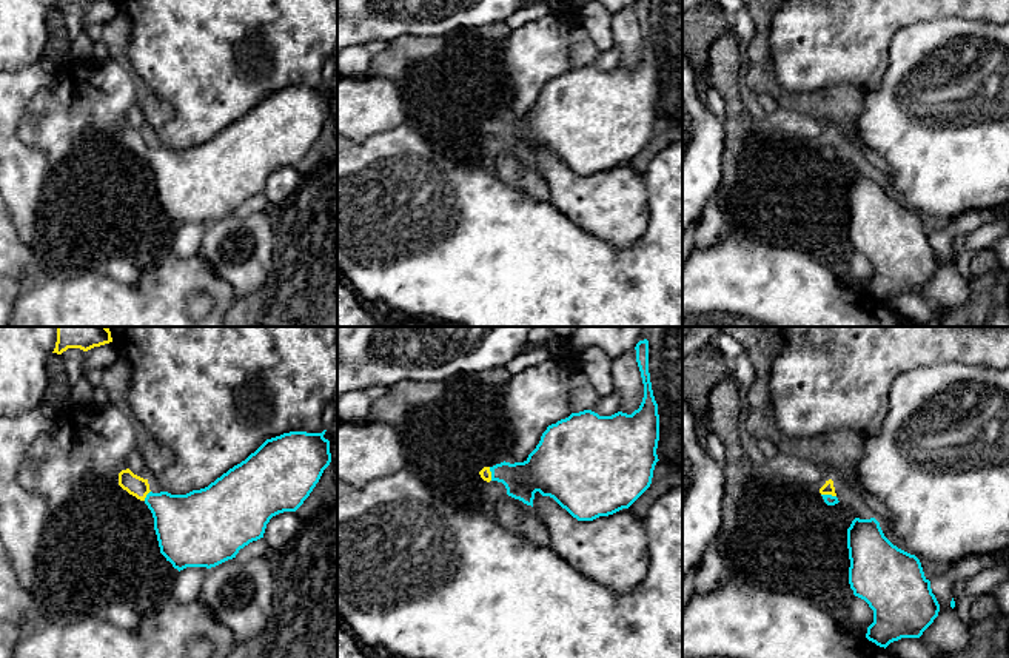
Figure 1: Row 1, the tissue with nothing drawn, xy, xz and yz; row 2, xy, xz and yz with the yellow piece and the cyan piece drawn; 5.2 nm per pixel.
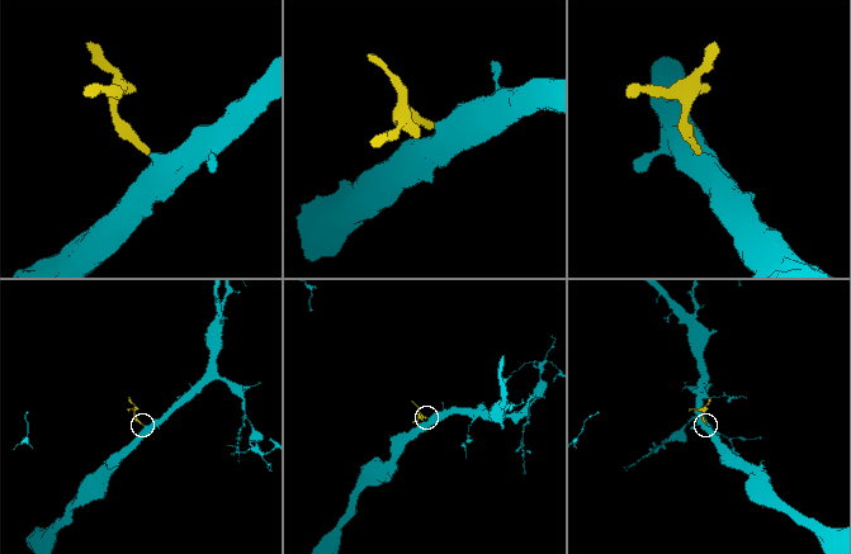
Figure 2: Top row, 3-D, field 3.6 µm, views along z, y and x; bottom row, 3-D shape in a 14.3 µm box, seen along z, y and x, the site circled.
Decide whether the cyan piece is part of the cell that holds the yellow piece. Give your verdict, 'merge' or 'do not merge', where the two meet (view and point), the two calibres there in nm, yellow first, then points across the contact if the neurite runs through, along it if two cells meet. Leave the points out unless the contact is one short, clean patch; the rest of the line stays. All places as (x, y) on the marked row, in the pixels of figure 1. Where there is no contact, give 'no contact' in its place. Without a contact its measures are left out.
merge; contact xy (147, 493); calibres 110 and 300 nm; way xy (136, 486), (147, 493), (184, 524)

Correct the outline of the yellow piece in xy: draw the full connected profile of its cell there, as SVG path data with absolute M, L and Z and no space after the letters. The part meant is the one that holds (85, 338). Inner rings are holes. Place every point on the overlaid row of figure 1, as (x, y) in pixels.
M57 327L57 342L52 353L62 354L68 348L88 351L112 342L108 327Z

